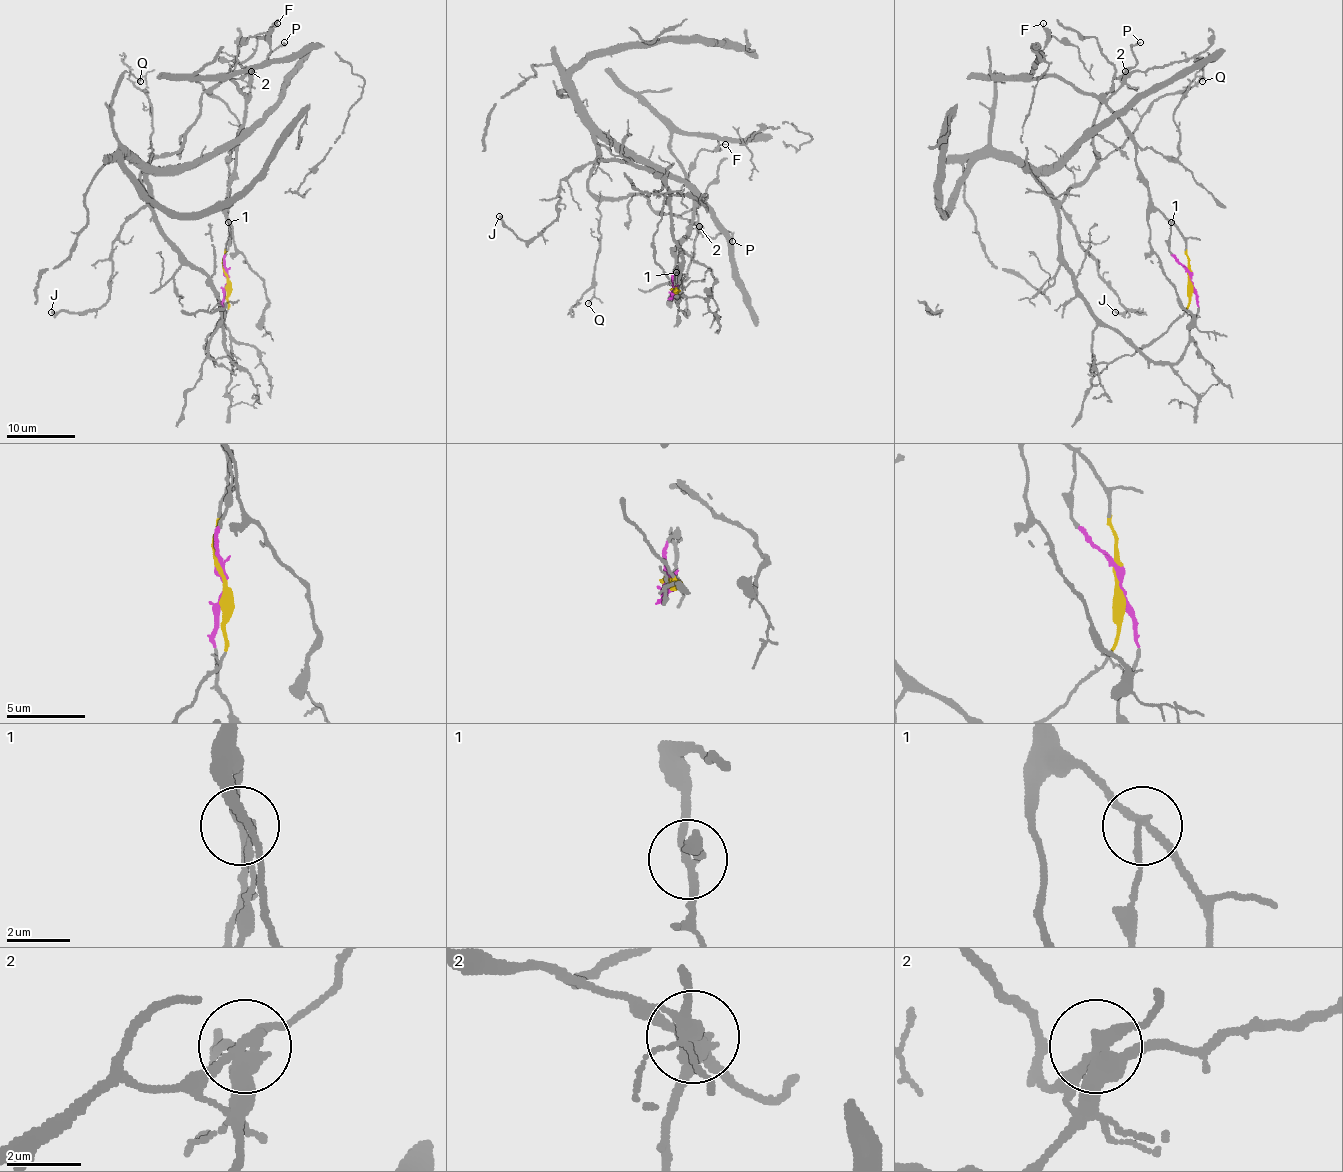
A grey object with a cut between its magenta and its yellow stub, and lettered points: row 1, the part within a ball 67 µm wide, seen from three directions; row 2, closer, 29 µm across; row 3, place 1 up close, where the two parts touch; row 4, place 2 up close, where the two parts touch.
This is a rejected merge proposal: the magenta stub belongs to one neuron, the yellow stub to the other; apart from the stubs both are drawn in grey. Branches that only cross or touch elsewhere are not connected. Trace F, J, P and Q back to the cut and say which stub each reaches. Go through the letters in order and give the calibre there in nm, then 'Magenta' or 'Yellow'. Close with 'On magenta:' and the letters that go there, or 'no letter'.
F: Thickness 110 nm. Yellow
J: Thickness 220 nm. Magenta
P: Thickness 140 nm. Magenta
Q: Thickness 130 nm. Magenta
On magenta: J, P, Q

